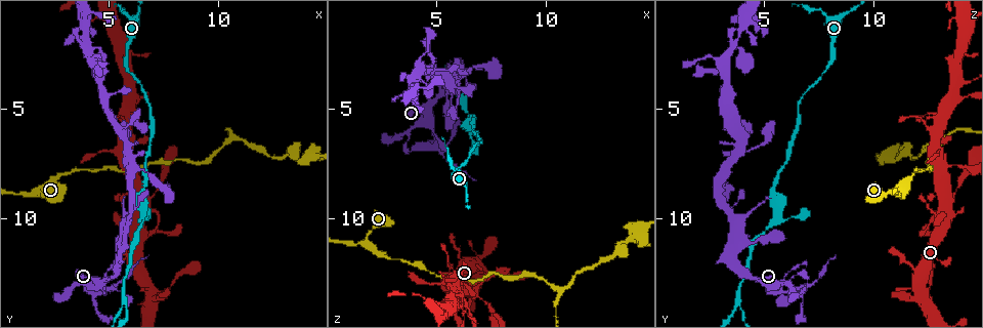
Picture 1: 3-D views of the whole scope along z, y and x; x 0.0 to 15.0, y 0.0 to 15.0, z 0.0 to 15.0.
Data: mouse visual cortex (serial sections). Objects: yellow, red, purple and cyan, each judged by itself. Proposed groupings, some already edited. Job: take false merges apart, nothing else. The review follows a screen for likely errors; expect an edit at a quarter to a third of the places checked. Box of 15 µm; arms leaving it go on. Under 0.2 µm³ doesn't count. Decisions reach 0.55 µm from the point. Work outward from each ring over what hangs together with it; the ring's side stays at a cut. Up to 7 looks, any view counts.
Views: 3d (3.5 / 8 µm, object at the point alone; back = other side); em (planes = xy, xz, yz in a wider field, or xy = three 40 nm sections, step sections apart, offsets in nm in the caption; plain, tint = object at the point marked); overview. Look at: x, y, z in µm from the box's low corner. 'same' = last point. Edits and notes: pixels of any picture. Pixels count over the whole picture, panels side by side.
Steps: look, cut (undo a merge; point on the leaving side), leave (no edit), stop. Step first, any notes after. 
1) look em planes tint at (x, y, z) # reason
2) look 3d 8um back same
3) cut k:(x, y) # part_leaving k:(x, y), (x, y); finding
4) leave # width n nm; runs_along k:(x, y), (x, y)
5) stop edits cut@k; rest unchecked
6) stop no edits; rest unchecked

look 3d 8um at (4.8, 13.4, 6.0) # thick turns thin

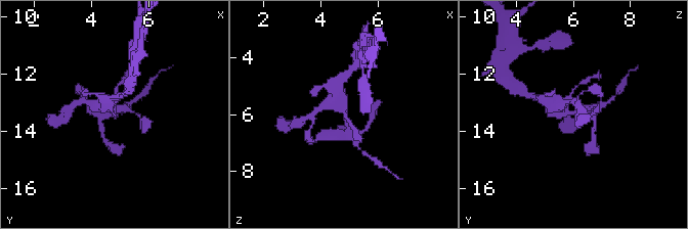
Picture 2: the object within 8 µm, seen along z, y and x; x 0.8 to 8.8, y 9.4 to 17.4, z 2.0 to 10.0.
look 3d 3.5um back at (4.9, 13.4, 6.0) # zoom in

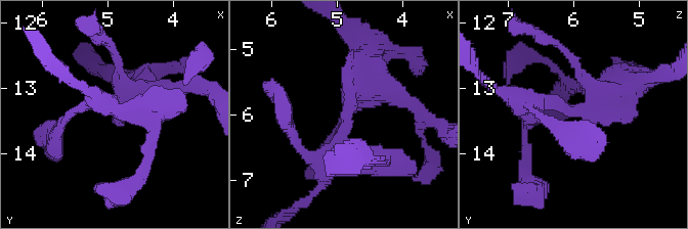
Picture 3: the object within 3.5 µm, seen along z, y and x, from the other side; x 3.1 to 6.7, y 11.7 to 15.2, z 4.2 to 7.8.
look em xy step 5 tint at (4.85, 13.40, 5.95)

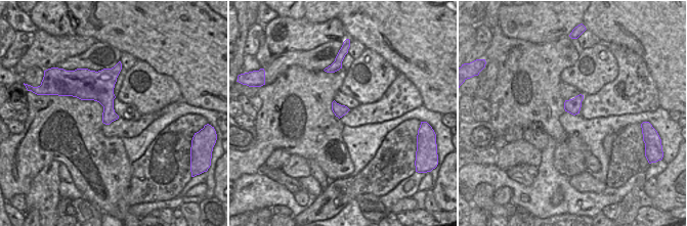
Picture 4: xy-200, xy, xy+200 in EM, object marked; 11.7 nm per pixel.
cut 3:(406, 158) # part_leaving 3:(588, 108), (527, 102), (527, 116); a second cell is stuck on

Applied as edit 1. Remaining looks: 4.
look overview # see it whole again

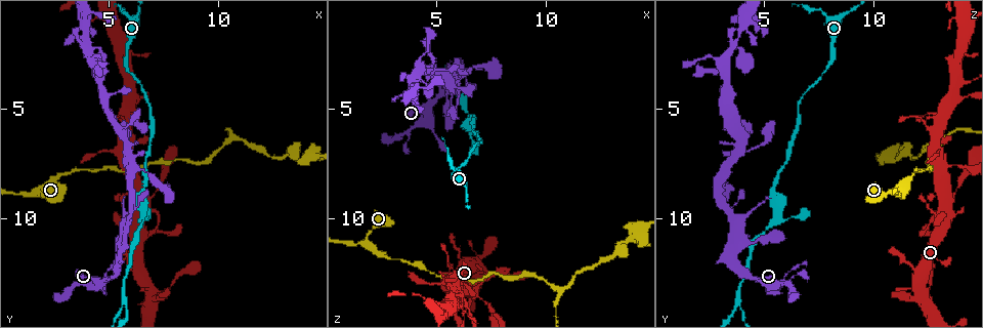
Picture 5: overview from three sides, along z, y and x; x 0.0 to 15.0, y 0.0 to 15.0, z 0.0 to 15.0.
look 3d 8um at (6.6, 9.9, 5.7) # thick turns thin

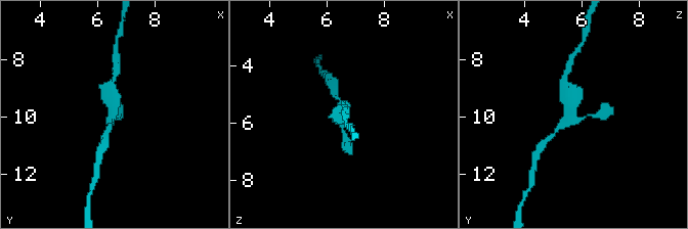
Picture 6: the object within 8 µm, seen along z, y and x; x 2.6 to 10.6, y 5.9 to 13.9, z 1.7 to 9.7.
look 3d 3.5um at (6.6, 9.9, 5.6)

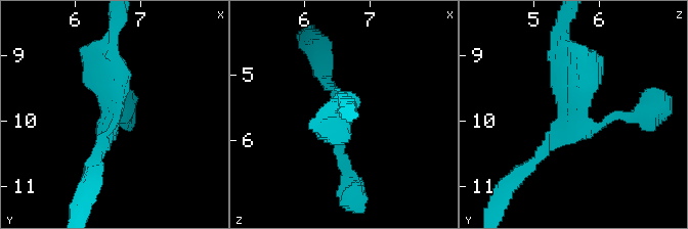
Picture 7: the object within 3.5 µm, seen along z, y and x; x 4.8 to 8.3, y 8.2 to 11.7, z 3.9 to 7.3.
look em xy step 1 tint at (6.55, 9.90, 5.60) # shape alone is not enough

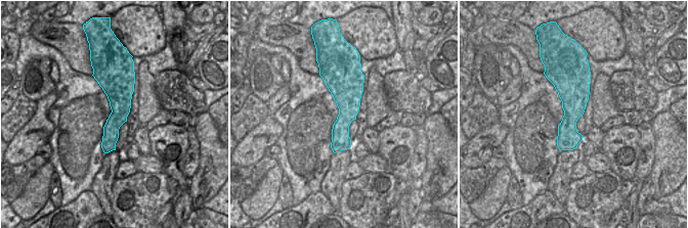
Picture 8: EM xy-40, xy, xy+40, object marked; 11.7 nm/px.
leave # width 320 nm; runs_along 7:(558, 49), (574, 128), (534, 158); all the same cell

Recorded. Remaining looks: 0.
stop edits cut@3; rest unchecked

